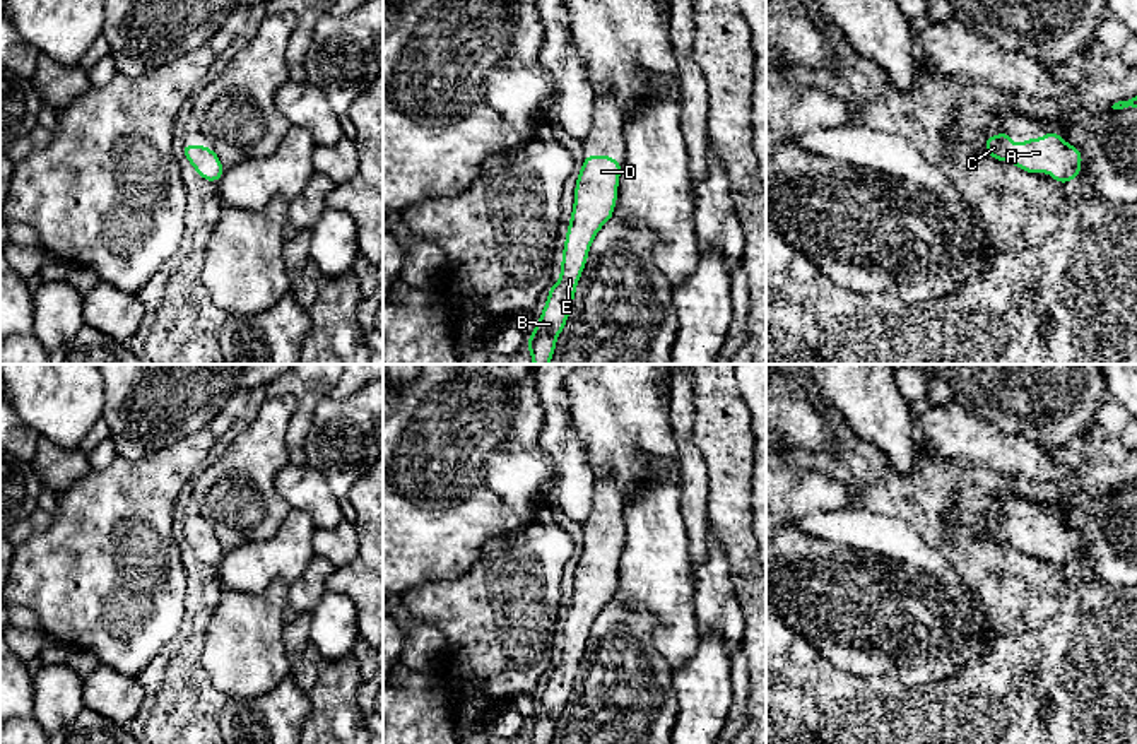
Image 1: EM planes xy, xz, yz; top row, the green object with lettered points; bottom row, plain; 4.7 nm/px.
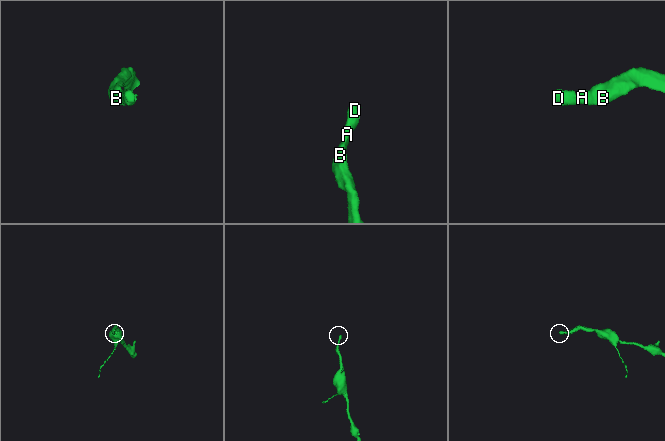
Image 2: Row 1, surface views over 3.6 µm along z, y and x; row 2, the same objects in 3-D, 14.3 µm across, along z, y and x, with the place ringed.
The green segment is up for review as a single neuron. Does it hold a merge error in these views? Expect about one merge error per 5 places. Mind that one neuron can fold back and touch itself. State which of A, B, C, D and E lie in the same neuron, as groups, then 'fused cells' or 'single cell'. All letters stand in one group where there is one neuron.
groups A B C D E; single cell

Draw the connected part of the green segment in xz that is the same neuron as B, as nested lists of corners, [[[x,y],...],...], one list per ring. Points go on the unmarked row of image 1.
[[[585,539],[566,614],[561,662],[549,672],[540,703],[527,723],[533,744],[551,744],[554,739],[556,722],[571,696],[590,628],[600,611],[614,599],[619,559],[621,544],[614,544],[610,539]]]

